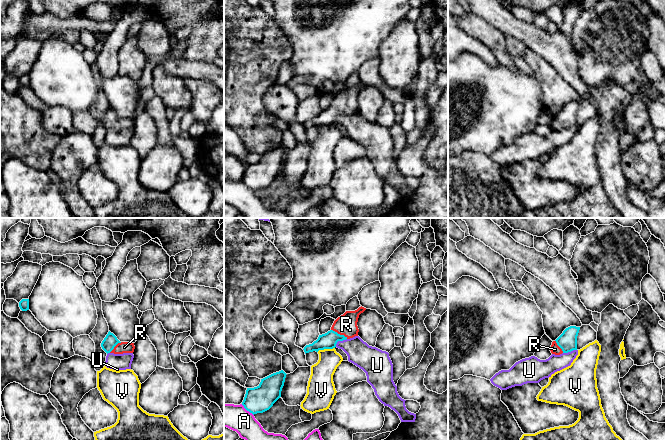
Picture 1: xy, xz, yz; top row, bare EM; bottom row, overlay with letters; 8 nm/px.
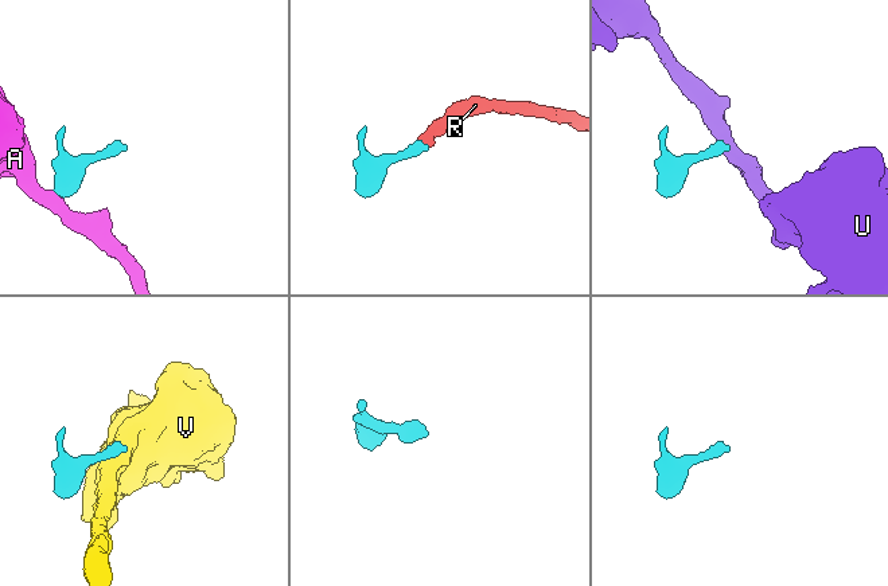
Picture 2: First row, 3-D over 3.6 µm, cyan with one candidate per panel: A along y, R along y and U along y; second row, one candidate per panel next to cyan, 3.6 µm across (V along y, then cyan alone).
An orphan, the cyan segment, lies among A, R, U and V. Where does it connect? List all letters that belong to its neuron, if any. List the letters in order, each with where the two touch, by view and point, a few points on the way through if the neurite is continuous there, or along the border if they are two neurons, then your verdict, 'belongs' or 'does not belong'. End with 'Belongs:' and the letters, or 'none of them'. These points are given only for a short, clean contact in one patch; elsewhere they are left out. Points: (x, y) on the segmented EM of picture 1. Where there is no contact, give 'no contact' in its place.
A: xz (247, 410) | along xz (241, 404), (253, 415) | does not belong
R: xz (339, 334) | across xz (328, 340), (339, 334), (346, 324) | belongs
U: xz (339, 340) | along xz (346, 338), (338, 341), (335, 346) | does not belong
V: xz (325, 348) | along xz (334, 347), (317, 351) | does not belong
Belongs: R

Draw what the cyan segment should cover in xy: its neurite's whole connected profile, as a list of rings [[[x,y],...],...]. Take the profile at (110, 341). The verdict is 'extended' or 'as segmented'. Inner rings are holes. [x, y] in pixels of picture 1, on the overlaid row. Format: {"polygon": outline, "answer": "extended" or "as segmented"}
{"polygon": [[[110,331],[102,341],[101,347],[107,354],[133,353],[135,349],[134,343],[120,342]]], "answer": "extended"}

